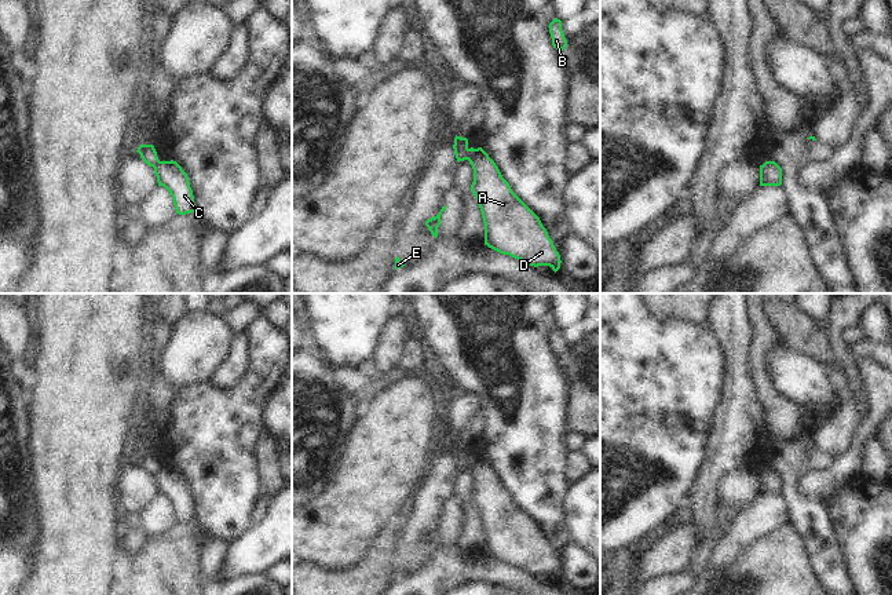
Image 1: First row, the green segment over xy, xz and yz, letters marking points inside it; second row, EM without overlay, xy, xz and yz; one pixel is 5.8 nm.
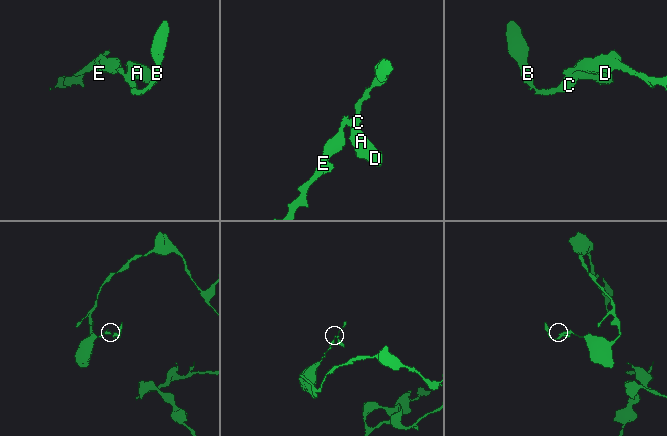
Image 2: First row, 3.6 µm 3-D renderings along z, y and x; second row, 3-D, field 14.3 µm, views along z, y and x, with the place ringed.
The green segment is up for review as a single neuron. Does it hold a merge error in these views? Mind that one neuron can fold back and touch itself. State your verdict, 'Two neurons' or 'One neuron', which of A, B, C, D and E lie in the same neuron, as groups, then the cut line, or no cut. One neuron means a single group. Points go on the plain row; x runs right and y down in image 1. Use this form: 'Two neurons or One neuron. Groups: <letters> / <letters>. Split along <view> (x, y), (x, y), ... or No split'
Two neurons. Groups: A B C D / E. Split along xz (468, 457), (465, 467).

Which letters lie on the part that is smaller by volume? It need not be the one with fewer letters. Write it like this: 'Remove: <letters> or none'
Remove: A, B, C, D

